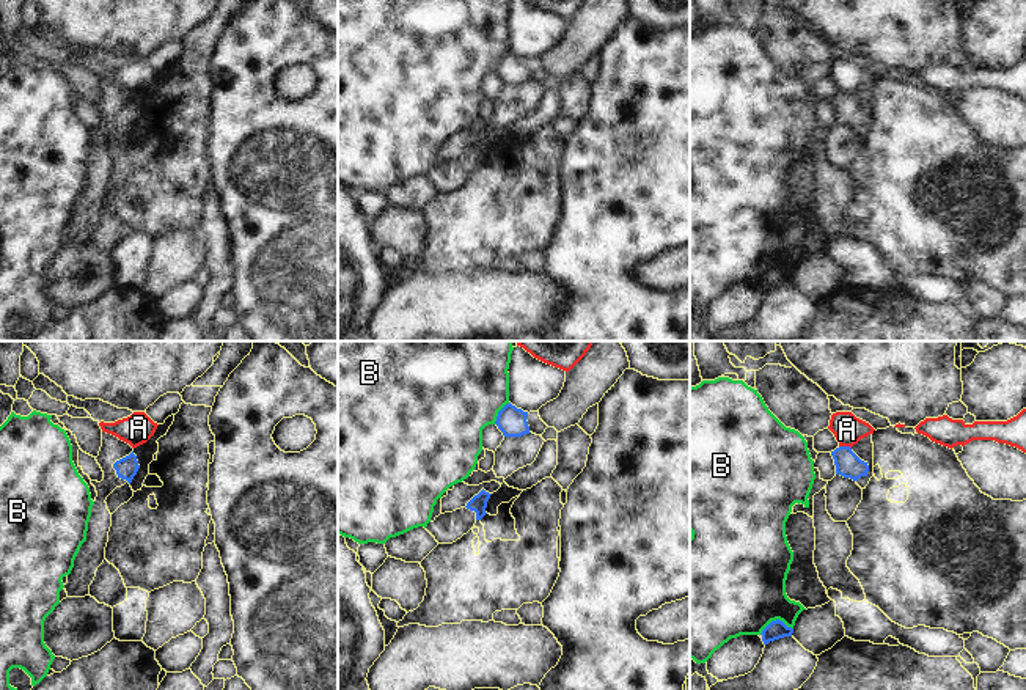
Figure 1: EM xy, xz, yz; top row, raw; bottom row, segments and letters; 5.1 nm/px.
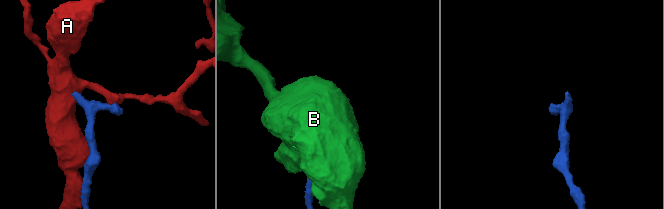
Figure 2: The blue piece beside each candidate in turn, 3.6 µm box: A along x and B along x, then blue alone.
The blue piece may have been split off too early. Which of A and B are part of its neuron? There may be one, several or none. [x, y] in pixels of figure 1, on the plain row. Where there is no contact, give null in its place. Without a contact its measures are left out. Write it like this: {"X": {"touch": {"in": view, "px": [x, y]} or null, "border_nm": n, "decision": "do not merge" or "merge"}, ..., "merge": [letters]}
{"A": {"touch": {"in": "yz", "px": [846, 95]}, "border_nm": 70, "decision": "do not merge"}, "B": {"touch": {"in": "yz", "px": [776, 267]}, "border_nm": 180, "decision": "do not merge"}, "merge": []}

